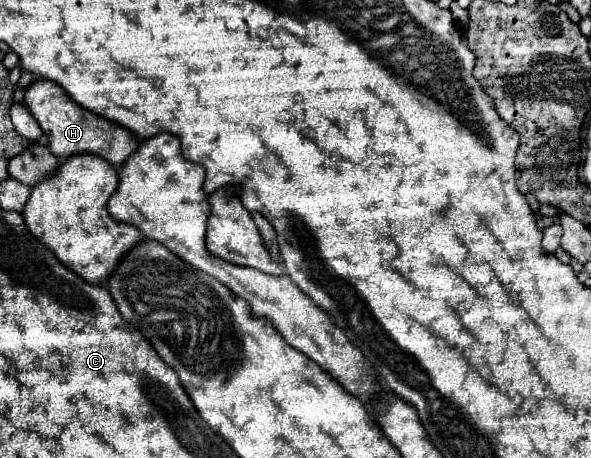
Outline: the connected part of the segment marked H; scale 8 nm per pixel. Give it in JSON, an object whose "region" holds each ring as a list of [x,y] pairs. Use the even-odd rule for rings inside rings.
{"region":[[[52,80],[32,82],[26,90],[24,104],[38,120],[40,128],[48,136],[48,146],[52,154],[56,154],[58,158],[68,158],[74,154],[96,154],[112,162],[114,166],[122,166],[138,148],[138,138],[132,132],[92,114],[90,110],[84,110],[82,106],[72,102],[72,98]]]}

